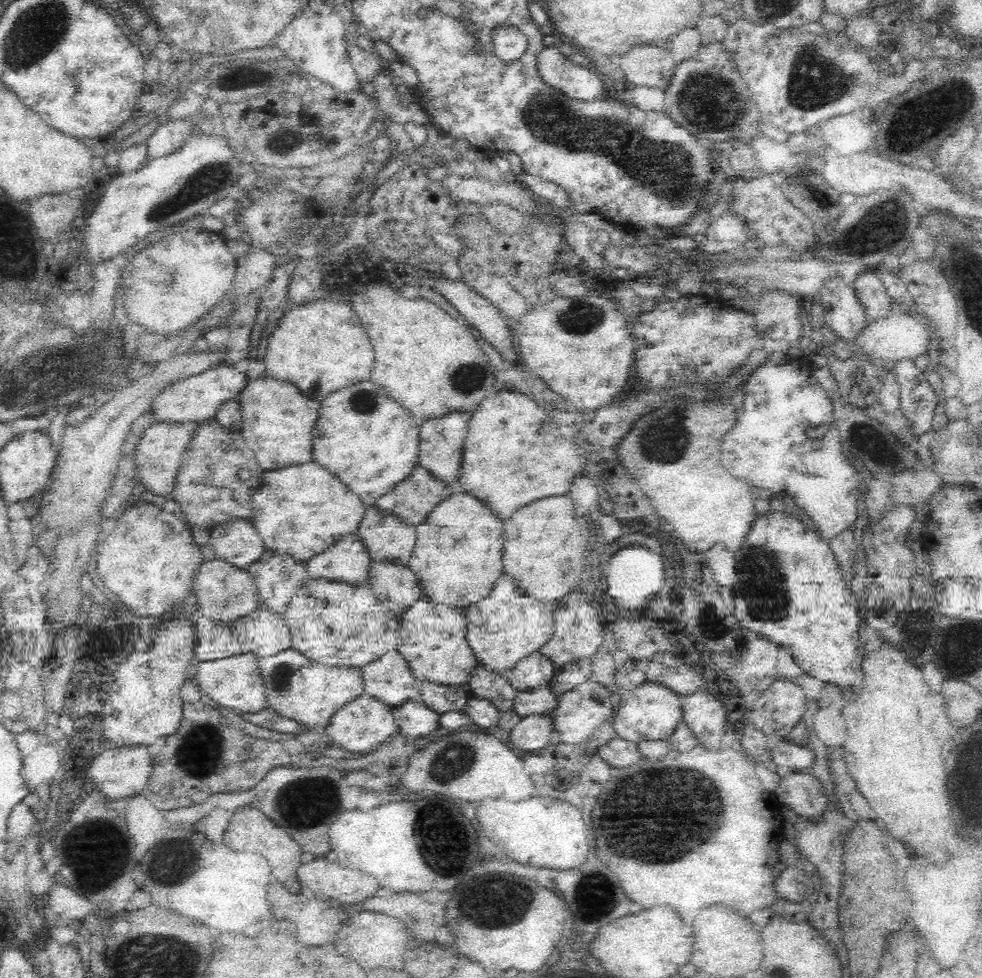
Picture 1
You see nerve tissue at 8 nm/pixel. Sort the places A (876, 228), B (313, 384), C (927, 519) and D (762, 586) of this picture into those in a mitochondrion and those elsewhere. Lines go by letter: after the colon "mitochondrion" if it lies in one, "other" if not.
A: mitochondrion
B: mitochondrion
C: other
D: mitochondrion

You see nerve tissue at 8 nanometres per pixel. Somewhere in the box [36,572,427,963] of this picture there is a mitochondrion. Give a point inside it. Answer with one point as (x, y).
(95, 850)

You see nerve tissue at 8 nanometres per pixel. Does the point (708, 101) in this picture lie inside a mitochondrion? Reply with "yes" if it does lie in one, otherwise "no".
yes

